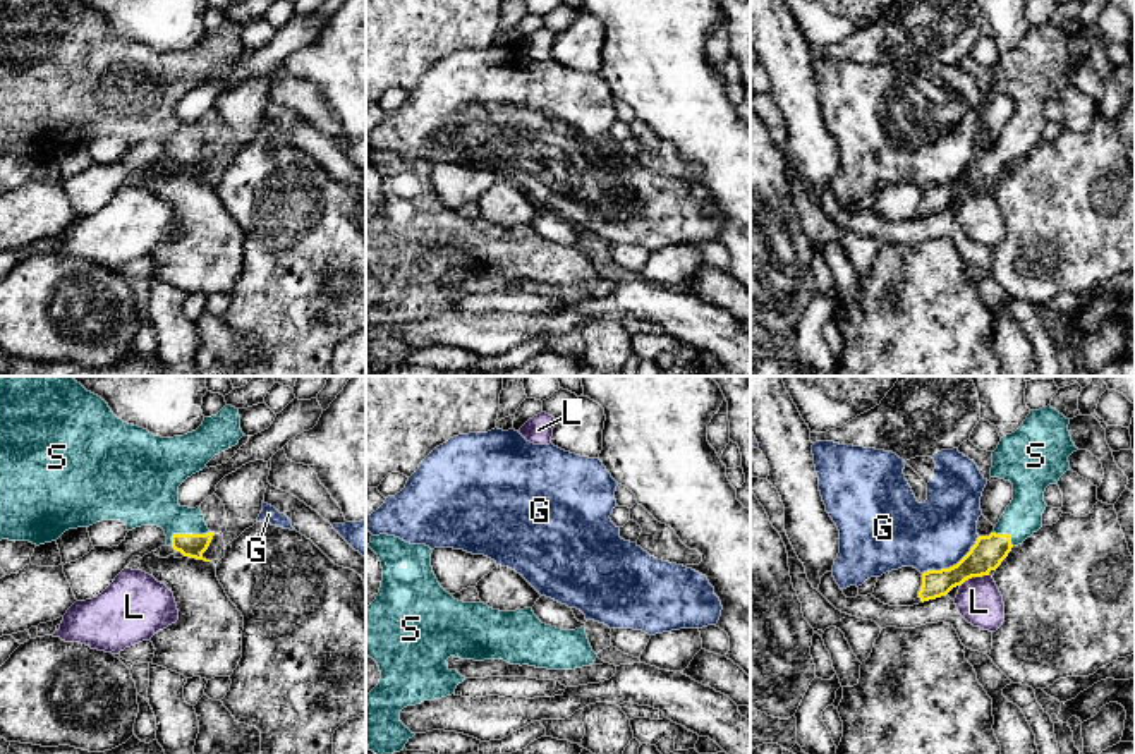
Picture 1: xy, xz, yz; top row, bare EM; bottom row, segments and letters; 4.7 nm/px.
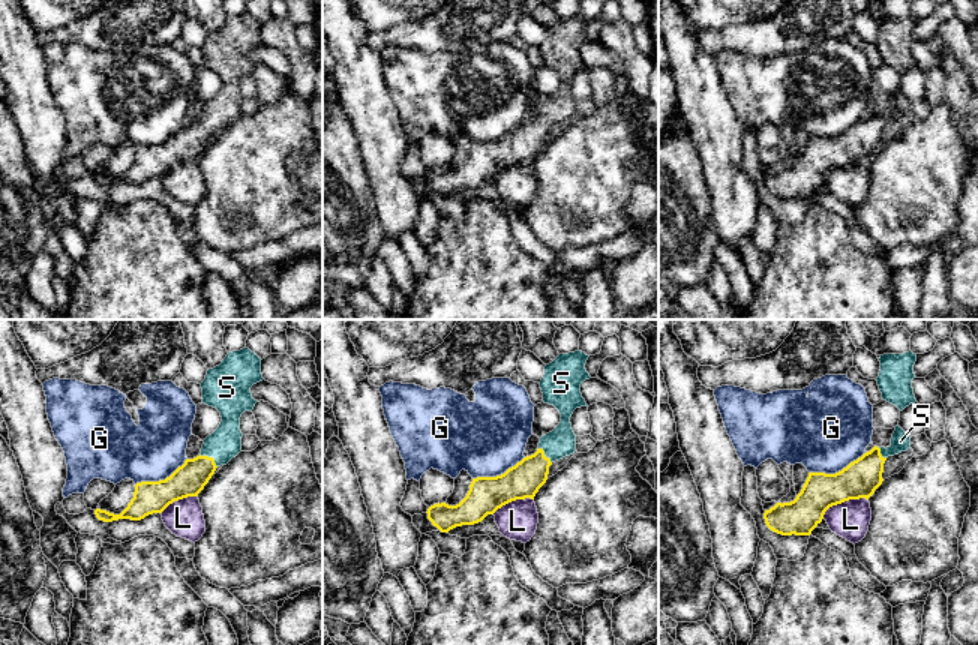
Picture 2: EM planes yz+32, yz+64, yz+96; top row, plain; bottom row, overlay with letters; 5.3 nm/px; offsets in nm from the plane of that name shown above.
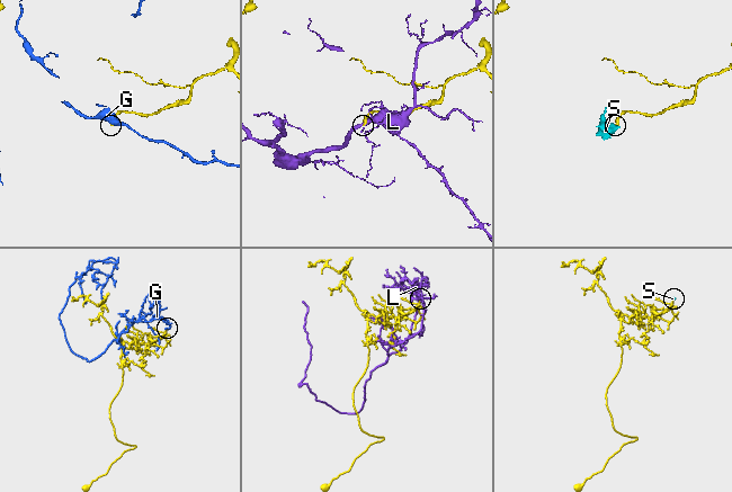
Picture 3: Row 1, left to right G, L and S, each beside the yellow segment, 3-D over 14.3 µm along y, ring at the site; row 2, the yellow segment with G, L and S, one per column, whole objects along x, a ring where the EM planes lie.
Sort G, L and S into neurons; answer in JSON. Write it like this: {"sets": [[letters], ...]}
{"sets": [["G"], ["L"], ["S"]]}

